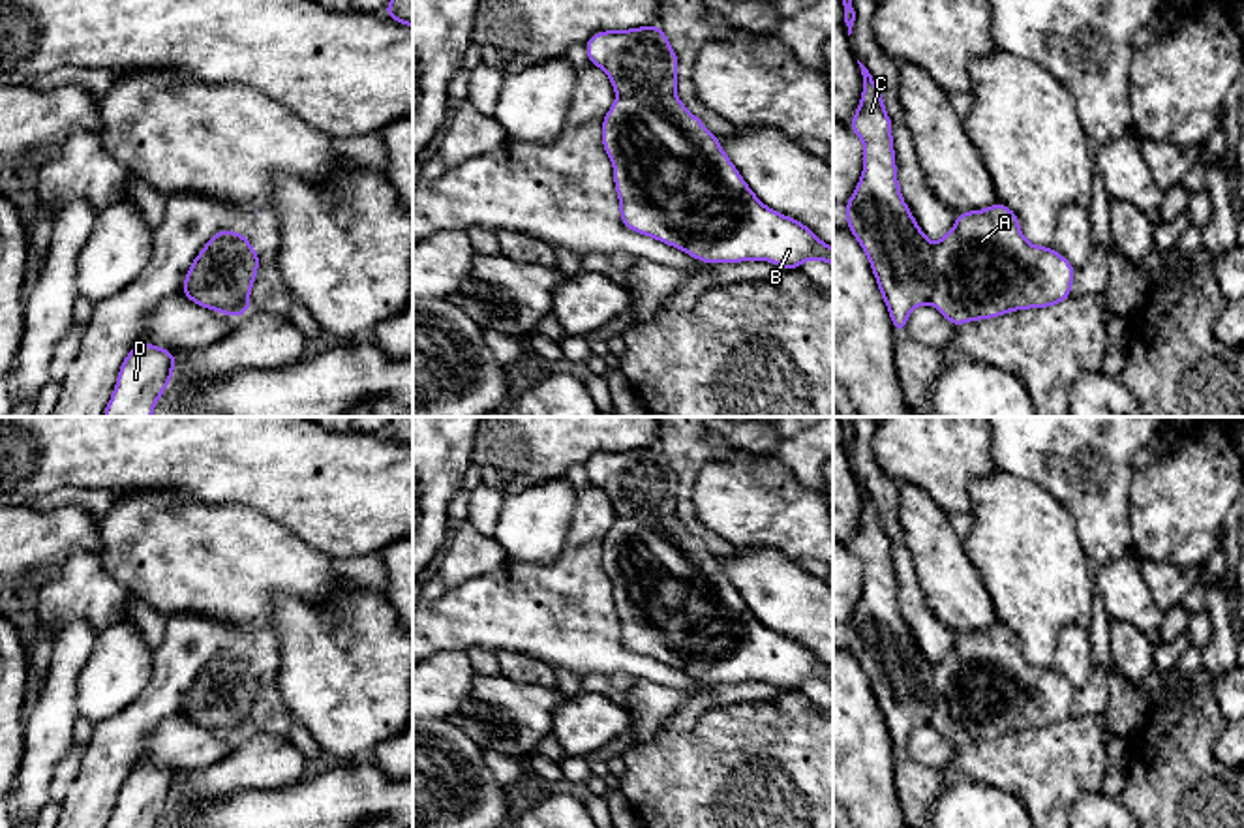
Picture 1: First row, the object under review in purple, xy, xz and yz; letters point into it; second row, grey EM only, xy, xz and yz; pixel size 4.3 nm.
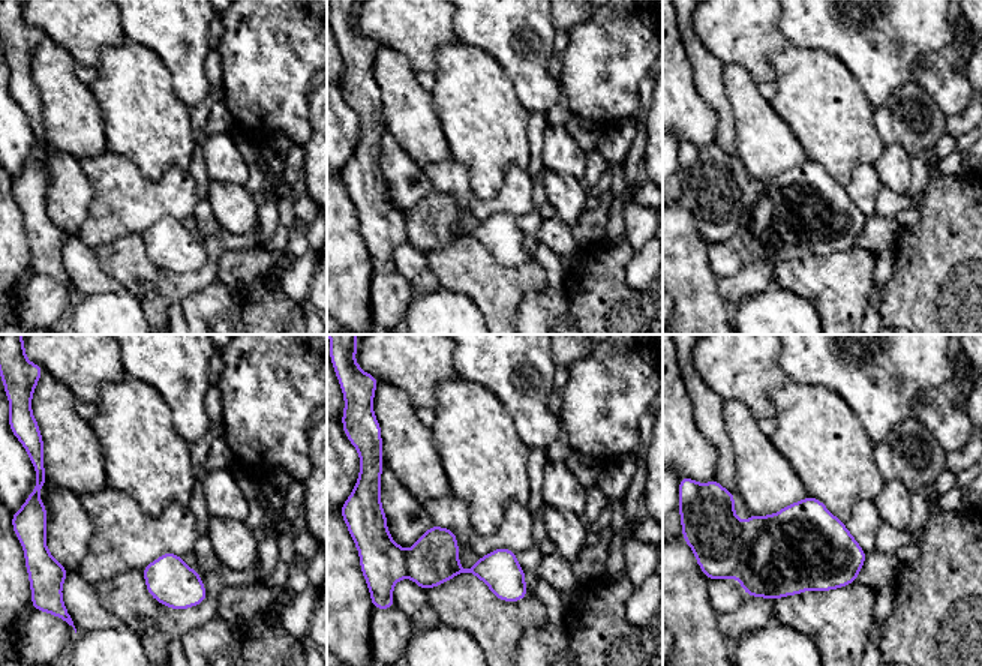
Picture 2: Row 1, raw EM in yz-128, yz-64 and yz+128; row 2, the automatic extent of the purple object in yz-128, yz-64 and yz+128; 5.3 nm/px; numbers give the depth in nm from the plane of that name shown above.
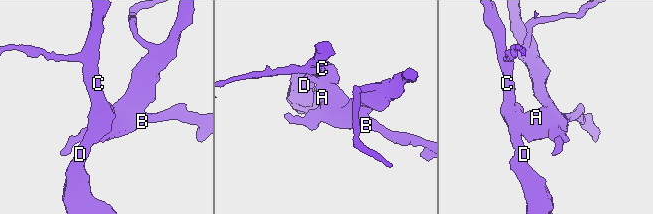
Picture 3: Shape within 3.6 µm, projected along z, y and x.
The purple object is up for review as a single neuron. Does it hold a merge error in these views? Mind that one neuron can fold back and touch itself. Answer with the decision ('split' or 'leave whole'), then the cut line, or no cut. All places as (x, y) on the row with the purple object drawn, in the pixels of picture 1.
split; cut xz (672, 92), (618, 98)

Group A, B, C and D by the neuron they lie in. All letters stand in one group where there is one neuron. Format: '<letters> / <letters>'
A B / C D

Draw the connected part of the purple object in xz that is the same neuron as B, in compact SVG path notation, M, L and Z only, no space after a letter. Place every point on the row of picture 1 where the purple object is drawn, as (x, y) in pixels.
M675 94L617 98L602 118L602 148L614 163L619 214L627 229L679 248L709 265L769 261L784 270L794 270L809 259L822 259L833 267L833 248L799 220L766 207L722 152L722 143Z

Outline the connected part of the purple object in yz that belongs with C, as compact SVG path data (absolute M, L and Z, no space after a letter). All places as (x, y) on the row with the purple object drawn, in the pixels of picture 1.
M859 60L857 64L863 75L863 92L848 126L861 139L865 156L863 173L857 180L856 192L844 203L846 227L871 261L872 274L880 287L880 295L886 300L895 332L904 334L910 312L931 300L934 250L901 195L901 186L895 175L897 163L891 137L893 122L886 113L878 84Z

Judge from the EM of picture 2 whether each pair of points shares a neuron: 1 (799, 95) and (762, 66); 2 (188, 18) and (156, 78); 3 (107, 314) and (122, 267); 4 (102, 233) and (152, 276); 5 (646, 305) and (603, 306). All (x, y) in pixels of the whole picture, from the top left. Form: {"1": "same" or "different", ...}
{"1": "different", "2": "different", "3": "different", "4": "different", "5": "same"}

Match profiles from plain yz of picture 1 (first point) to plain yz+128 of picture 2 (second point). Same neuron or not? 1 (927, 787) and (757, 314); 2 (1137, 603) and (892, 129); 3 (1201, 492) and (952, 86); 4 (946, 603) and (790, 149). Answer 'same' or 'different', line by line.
1: different
2: same
3: same
4: same

